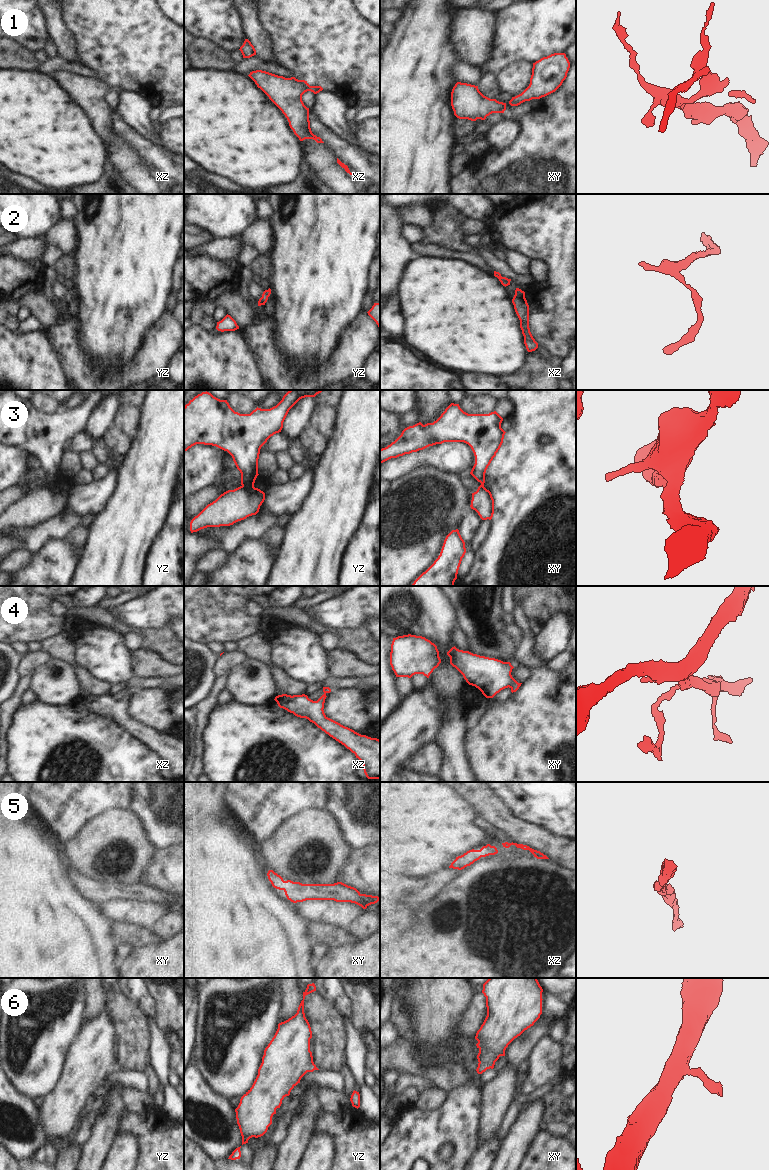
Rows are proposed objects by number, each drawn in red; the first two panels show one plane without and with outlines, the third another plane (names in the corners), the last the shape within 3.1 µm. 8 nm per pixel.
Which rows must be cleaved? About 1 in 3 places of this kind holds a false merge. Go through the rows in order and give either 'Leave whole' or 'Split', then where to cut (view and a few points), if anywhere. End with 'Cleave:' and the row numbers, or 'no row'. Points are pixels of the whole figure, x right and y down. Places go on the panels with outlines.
1: Leave whole. No split
2: Leave whole. No split
3: Split. Split along yz (241, 486), (246, 489), (253, 487)
4: Leave whole. No split
5: Leave whole. No split
6: Leave whole. No split
Cleave: 3

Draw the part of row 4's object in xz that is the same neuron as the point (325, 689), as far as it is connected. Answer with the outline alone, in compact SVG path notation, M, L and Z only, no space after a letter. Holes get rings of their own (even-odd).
M323 687L324 694L313 701L307 695L282 694L275 697L280 708L293 713L300 718L306 718L330 737L344 745L355 754L363 764L363 770L368 779L380 779L380 740L361 735L354 730L328 718L324 713L326 694L329 687Z

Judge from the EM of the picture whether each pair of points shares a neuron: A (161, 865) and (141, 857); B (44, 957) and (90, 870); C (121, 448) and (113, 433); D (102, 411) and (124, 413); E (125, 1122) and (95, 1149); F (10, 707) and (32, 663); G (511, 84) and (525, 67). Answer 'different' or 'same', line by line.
A: different
B: different
C: same
D: different
E: different
F: same
G: same

